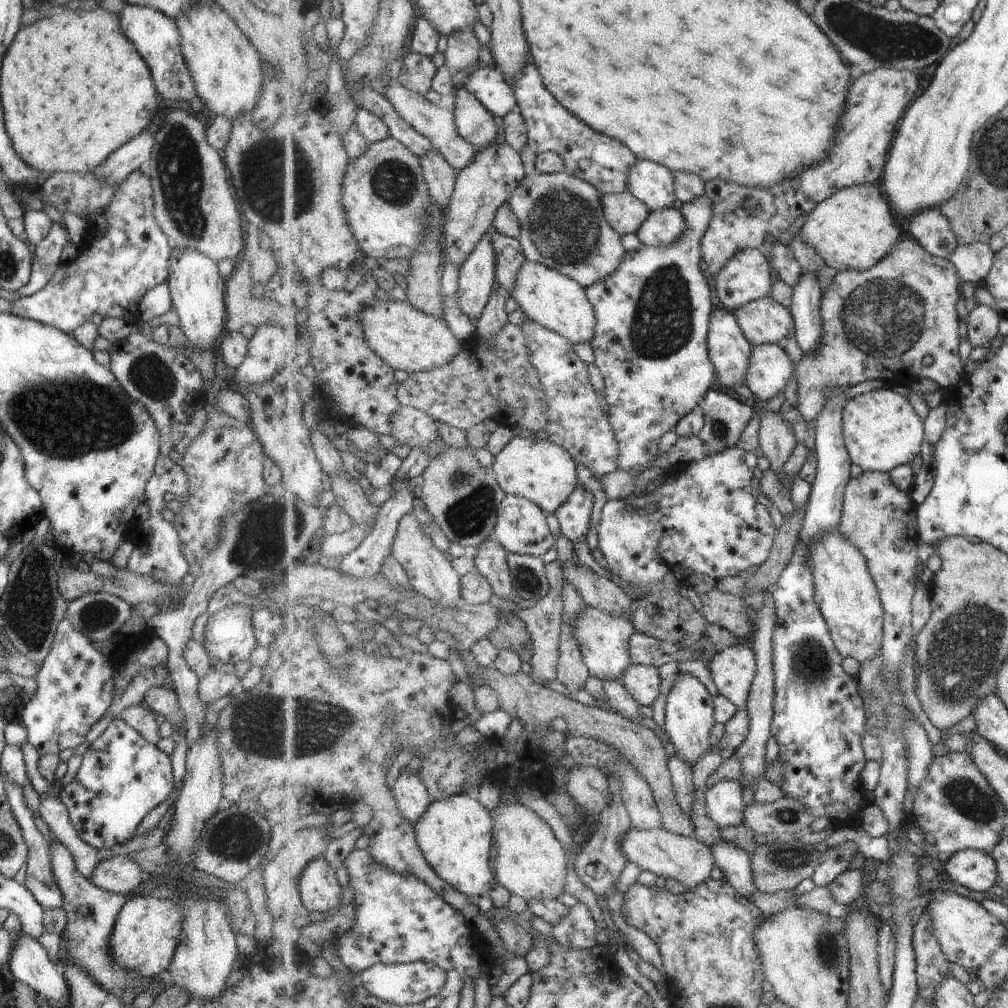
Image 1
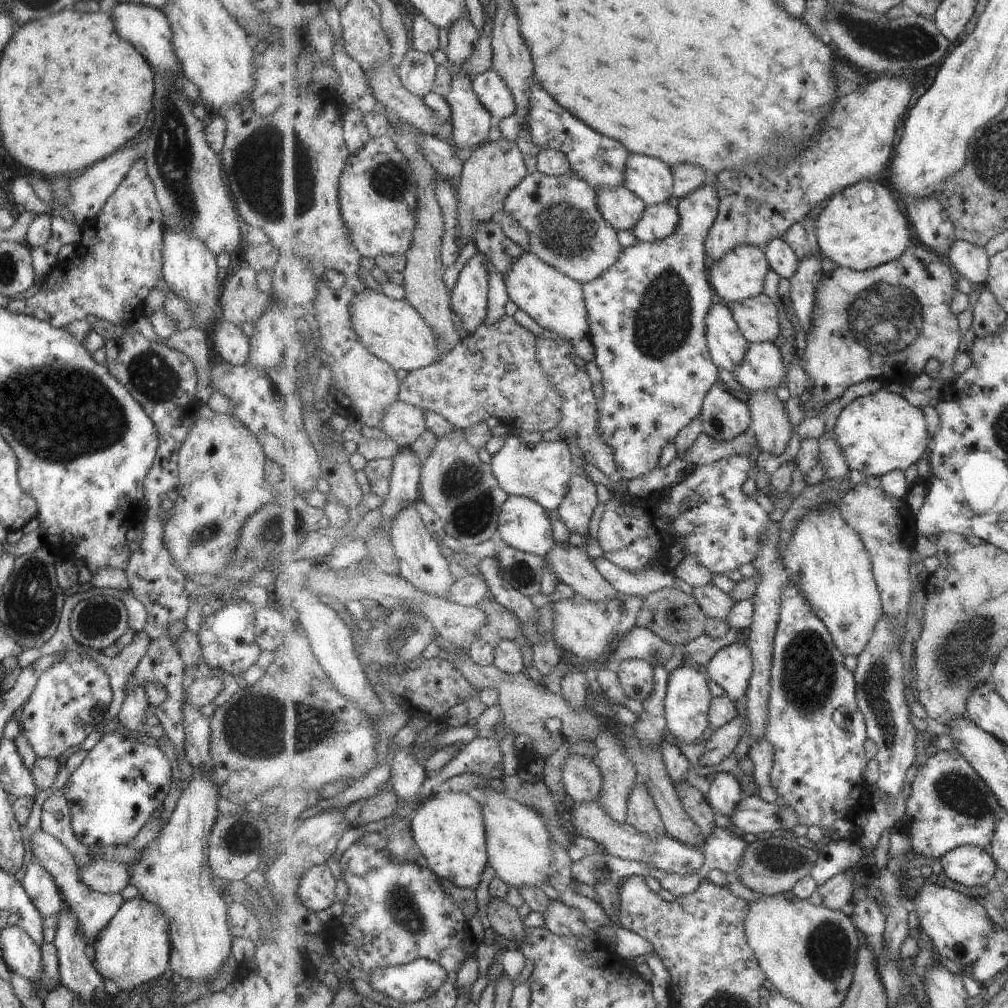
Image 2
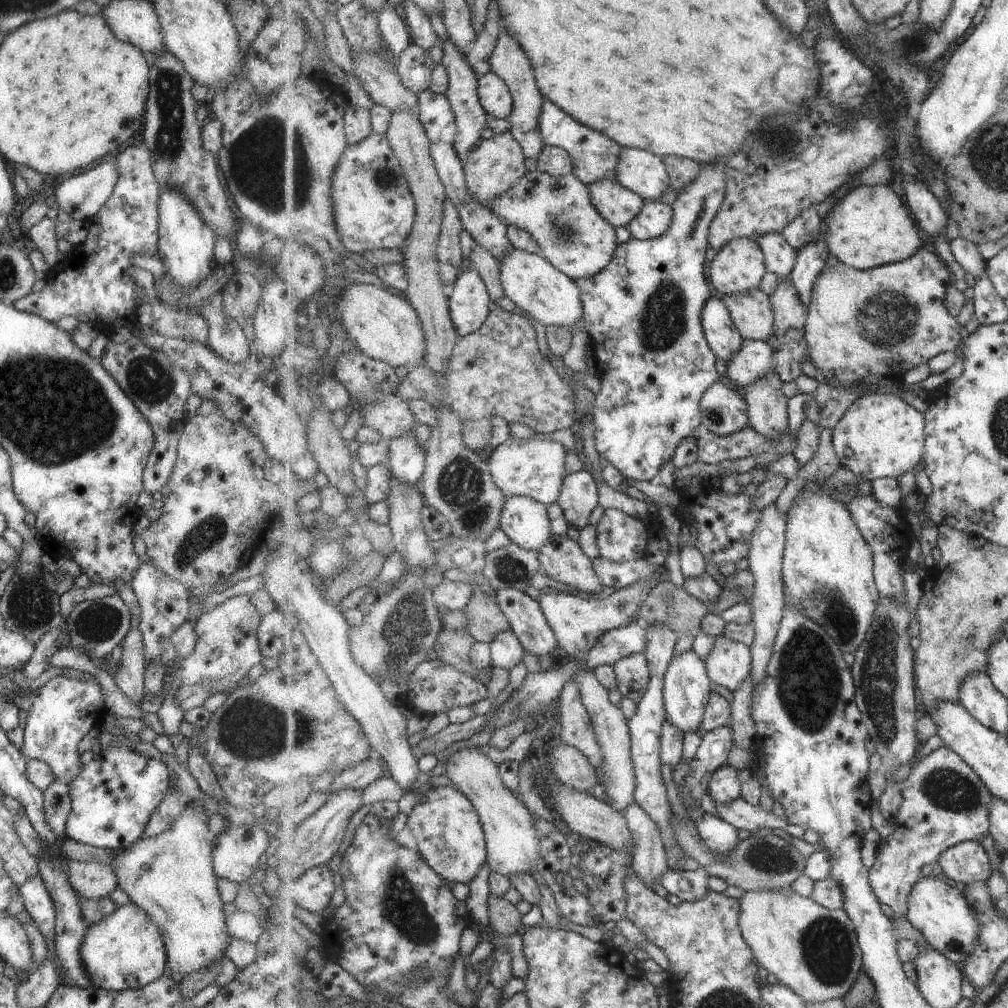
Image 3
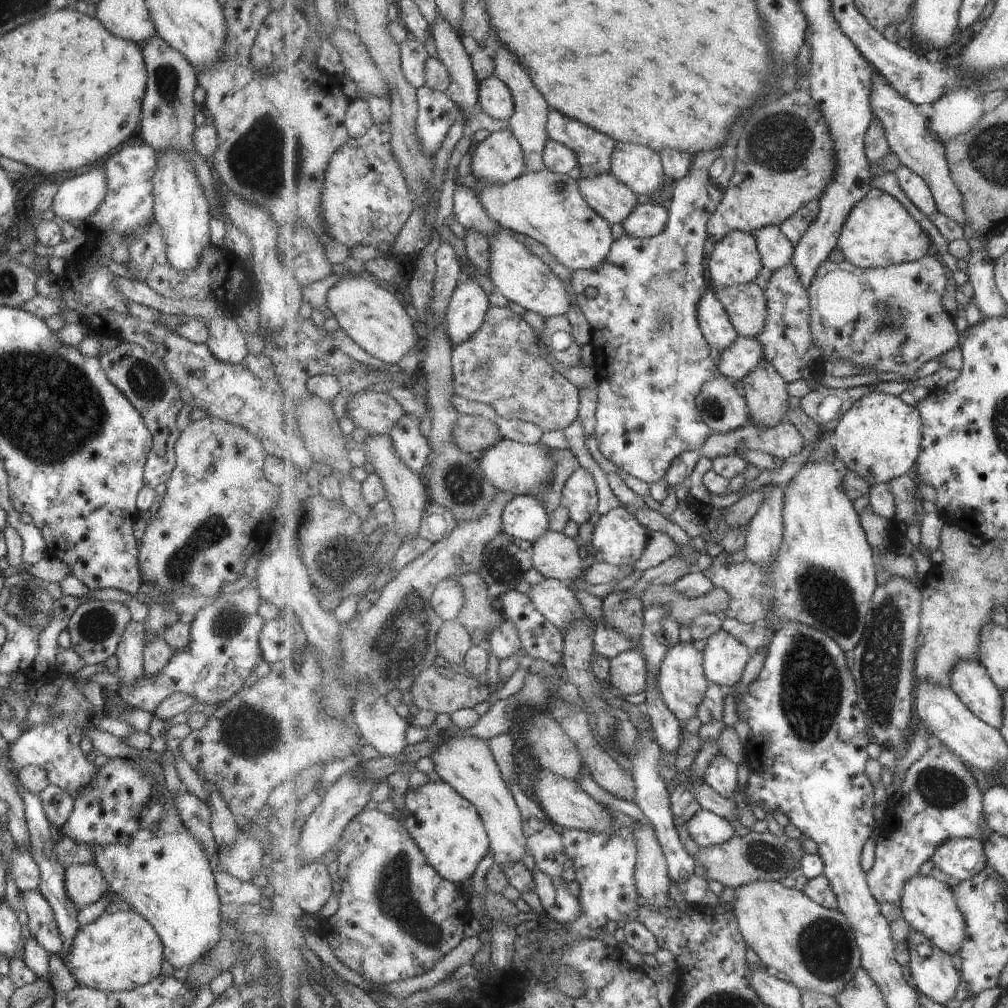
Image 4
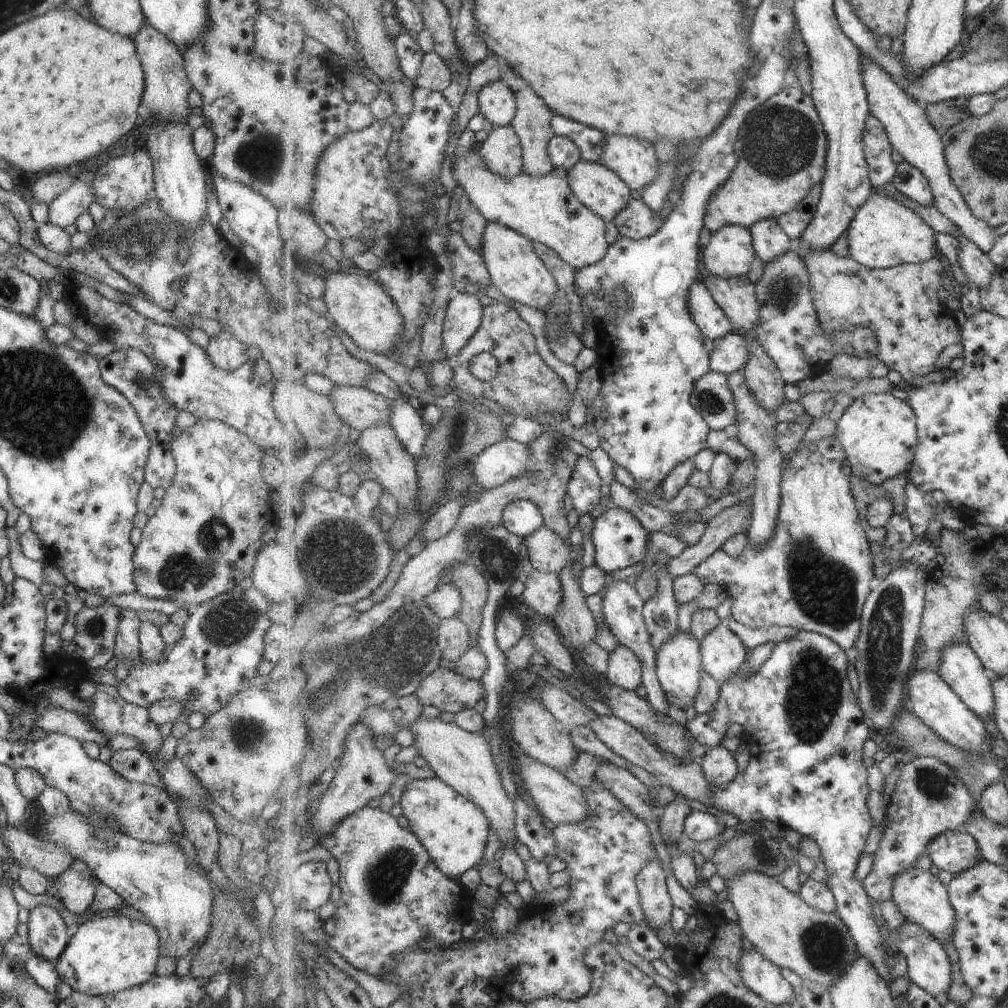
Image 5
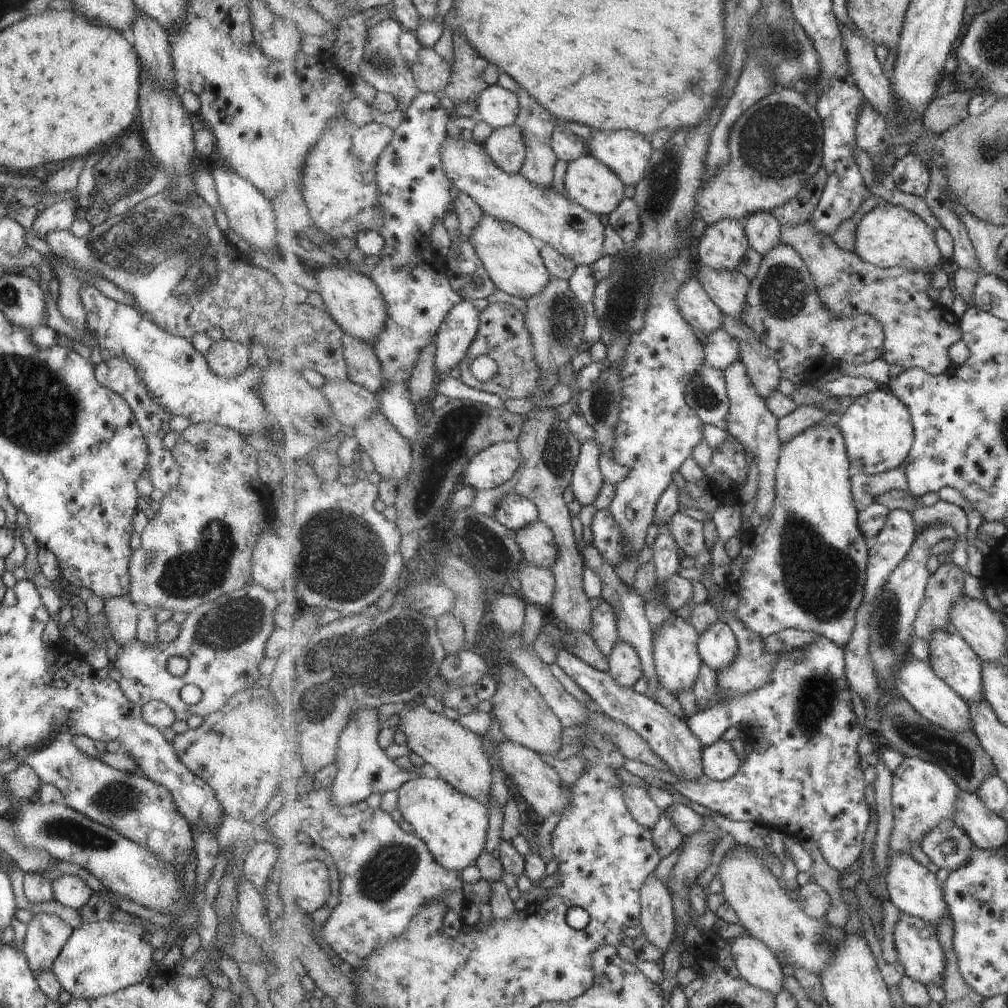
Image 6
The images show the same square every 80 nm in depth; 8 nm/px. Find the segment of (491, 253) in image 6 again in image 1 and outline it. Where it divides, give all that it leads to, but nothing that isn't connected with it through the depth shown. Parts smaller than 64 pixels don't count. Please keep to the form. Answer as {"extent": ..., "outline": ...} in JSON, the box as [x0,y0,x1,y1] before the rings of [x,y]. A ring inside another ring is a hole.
{"extent":[510,260,597,344],"outline":[[[527,260],[519,269],[517,281],[510,294],[531,321],[563,335],[574,344],[579,344],[590,342],[597,324],[595,309],[586,289],[575,279],[561,274],[559,270]]]}

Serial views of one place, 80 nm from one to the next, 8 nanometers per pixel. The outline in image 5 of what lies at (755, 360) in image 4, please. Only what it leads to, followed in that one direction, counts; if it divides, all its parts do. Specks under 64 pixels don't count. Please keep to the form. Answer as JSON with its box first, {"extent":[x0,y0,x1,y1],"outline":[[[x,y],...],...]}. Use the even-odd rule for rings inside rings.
{"extent":[710,334,750,375],"outline":[[[726,334],[718,338],[710,352],[711,368],[726,375],[741,371],[750,360],[750,343],[743,335]]]}

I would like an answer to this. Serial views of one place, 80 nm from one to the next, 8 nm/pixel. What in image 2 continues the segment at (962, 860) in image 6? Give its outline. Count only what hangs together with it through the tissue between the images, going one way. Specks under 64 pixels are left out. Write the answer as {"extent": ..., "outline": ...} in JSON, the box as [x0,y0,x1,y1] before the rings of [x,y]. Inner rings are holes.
{"extent":[940,846,998,888],"outline":[[[962,846],[947,853],[940,861],[946,876],[957,883],[971,888],[993,886],[998,864],[990,850],[978,846]]]}

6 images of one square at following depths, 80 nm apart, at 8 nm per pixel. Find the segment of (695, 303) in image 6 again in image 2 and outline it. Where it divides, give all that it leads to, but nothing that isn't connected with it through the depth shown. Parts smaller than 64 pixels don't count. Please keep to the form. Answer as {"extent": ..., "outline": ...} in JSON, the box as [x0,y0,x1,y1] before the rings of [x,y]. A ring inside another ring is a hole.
{"extent":[707,302,750,374],"outline":[[[716,302],[708,310],[707,323],[707,342],[711,349],[711,356],[714,358],[717,366],[734,374],[734,370],[742,365],[743,359],[750,342],[743,336],[738,322],[735,320],[733,311],[725,302]]]}

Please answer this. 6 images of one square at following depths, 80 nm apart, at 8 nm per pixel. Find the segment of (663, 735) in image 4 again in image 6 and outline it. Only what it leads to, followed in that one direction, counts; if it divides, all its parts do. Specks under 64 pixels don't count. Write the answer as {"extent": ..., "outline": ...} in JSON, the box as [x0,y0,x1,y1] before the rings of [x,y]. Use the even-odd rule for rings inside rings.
{"extent":[578,539,659,693],"outline":[[[581,539],[578,544],[581,547],[580,553],[582,554],[586,568],[595,571],[602,580],[598,594],[615,607],[620,630],[620,641],[623,640],[632,644],[641,655],[642,667],[644,668],[644,674],[649,684],[648,693],[652,693],[655,688],[657,688],[657,682],[659,682],[659,680],[654,657],[654,634],[645,610],[647,602],[645,602],[645,599],[633,586],[626,585],[621,578],[617,576],[614,566],[603,558],[603,555],[593,543],[587,543],[585,540]]]}

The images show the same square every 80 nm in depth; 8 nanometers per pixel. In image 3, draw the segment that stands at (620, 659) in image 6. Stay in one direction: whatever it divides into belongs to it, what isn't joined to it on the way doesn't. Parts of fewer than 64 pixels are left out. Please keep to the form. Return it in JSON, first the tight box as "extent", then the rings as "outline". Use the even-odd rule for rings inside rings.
{"extent":[612,653,650,704],"outline":[[[645,653],[622,658],[612,665],[617,677],[618,691],[638,704],[650,685],[650,666]]]}

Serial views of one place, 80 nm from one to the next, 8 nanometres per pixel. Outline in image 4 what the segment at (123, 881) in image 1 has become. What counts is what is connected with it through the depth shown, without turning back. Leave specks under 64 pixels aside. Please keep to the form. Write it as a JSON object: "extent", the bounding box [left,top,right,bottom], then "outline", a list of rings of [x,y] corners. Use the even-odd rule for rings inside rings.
{"extent":[63,863,108,910],"outline":[[[91,863],[68,866],[64,870],[63,886],[64,892],[77,910],[95,902],[108,888],[101,871]]]}

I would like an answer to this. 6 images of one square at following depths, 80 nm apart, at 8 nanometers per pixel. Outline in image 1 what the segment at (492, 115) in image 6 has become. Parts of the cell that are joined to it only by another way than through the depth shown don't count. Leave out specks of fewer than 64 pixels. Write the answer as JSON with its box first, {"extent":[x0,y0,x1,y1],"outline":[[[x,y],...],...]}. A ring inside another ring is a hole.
{"extent":[465,66,520,118],"outline":[[[497,66],[477,69],[465,85],[493,116],[505,118],[510,112],[520,110],[515,91]]]}

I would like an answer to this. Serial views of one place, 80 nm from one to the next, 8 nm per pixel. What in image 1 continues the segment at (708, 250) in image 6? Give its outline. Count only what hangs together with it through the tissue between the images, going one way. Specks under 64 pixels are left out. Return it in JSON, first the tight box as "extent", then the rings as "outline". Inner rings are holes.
{"extent":[713,249,772,310],"outline":[[[760,249],[739,251],[713,279],[718,304],[735,310],[769,296],[772,267]]]}

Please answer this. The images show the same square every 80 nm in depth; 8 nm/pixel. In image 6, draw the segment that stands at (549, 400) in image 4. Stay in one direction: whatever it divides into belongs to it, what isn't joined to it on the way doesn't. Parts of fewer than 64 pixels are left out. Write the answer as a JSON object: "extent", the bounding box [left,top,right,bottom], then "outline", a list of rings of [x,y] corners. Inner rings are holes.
{"extent":[456,302,542,400],"outline":[[[502,302],[489,304],[480,313],[478,337],[470,346],[466,360],[458,366],[456,374],[470,387],[496,394],[503,400],[527,398],[538,393],[538,388],[542,387],[542,372],[534,360],[533,339],[524,312],[513,303]],[[485,355],[496,361],[498,371],[492,379],[483,382],[471,374],[471,364],[475,358]]]}

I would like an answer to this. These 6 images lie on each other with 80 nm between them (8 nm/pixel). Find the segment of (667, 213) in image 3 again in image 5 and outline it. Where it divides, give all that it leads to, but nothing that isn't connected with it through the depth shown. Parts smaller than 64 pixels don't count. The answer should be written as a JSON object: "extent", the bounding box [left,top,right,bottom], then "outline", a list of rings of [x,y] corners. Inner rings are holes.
{"extent":[613,198,663,241],"outline":[[[641,198],[630,200],[630,204],[615,216],[613,223],[618,229],[619,235],[635,241],[652,237],[663,226],[663,219],[658,213],[654,213],[649,205]]]}

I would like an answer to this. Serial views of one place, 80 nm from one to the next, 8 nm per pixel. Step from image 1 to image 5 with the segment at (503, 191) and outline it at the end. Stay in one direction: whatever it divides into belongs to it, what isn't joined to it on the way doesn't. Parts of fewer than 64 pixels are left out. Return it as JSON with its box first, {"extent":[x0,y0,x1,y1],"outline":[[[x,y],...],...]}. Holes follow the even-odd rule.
{"extent":[476,125,524,178],"outline":[[[511,125],[495,127],[489,132],[486,140],[476,148],[488,169],[497,174],[513,178],[524,172],[522,142]]]}

